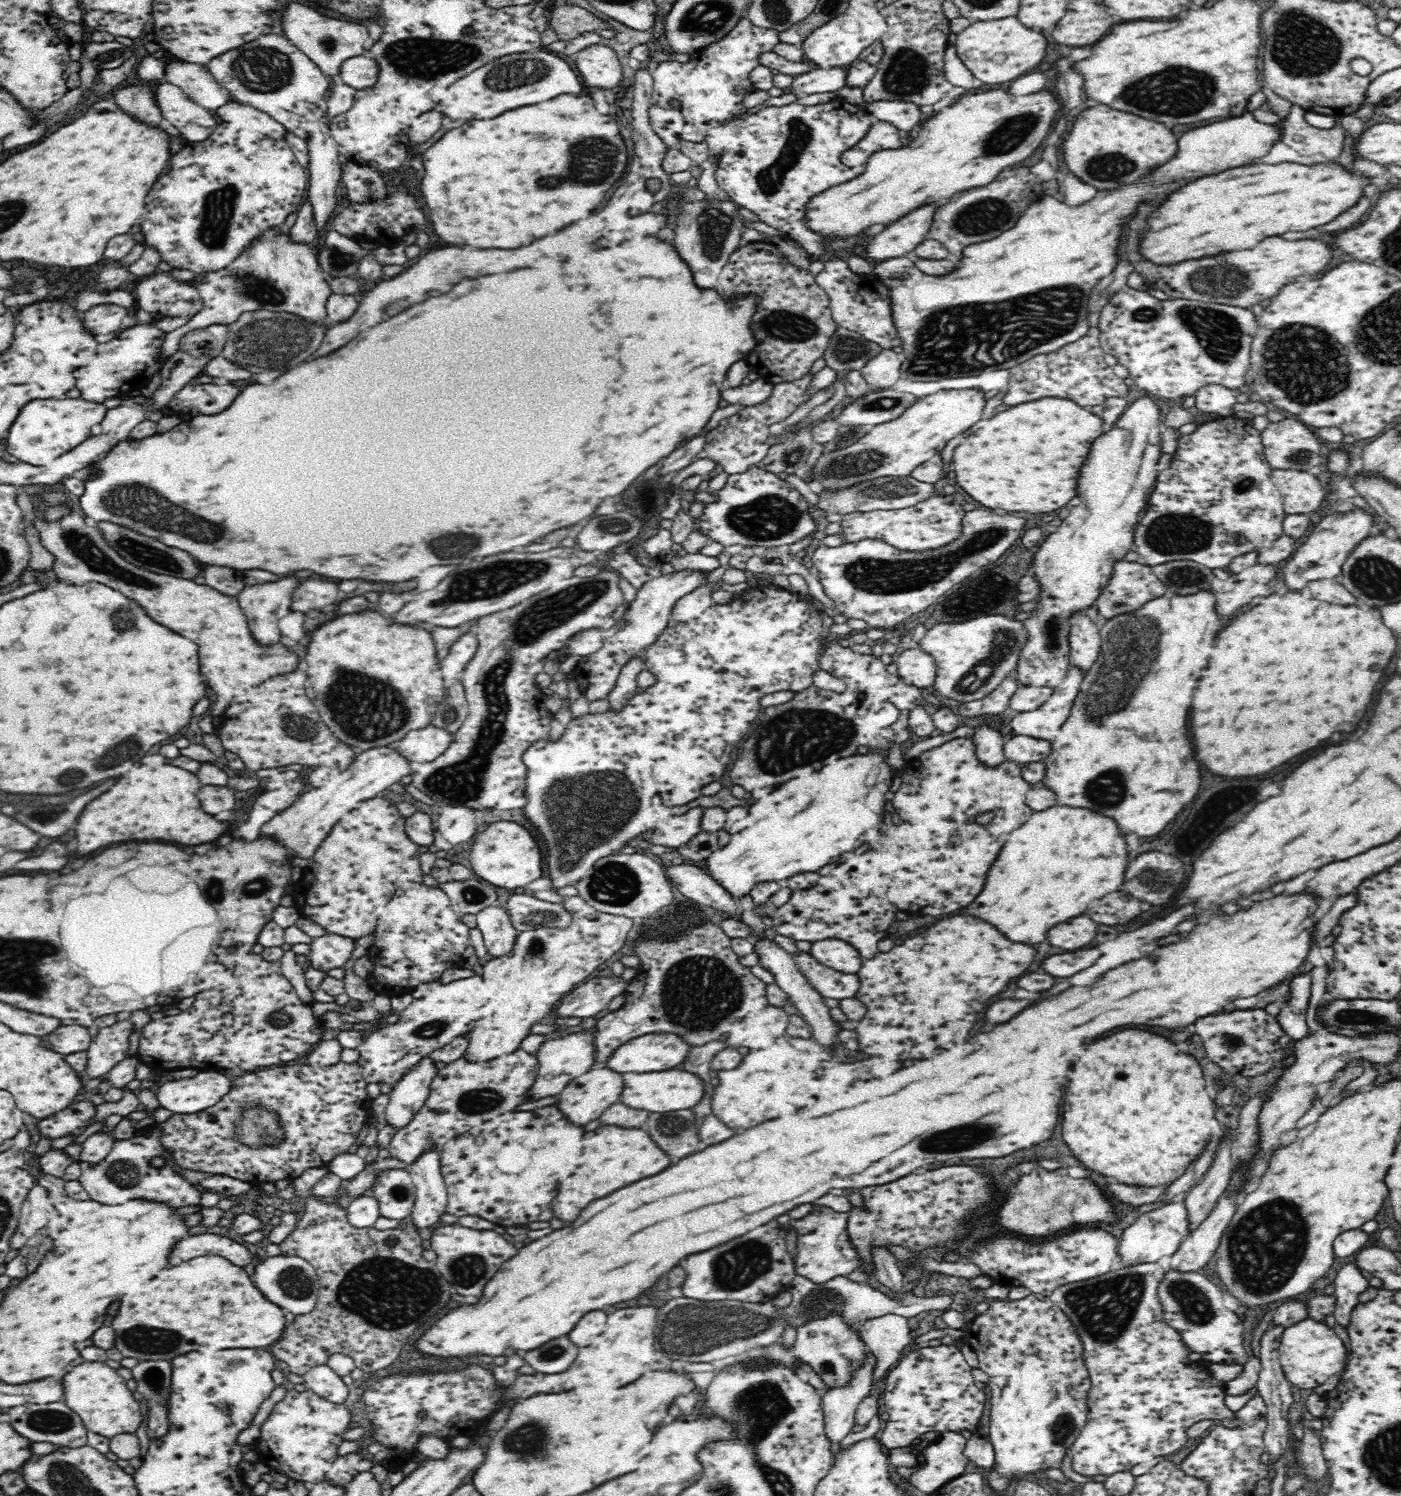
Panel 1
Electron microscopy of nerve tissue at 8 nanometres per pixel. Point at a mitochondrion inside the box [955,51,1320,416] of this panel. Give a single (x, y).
(1176, 90)

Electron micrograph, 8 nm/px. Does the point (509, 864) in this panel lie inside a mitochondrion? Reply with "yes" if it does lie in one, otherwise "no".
no

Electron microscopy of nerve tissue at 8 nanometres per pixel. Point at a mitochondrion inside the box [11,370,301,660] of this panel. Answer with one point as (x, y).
(138, 503)

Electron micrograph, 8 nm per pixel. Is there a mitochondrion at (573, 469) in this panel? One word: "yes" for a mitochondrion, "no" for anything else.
no

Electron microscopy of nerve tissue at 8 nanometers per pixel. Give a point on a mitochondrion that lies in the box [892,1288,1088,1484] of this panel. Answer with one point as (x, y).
(1063, 1428)

